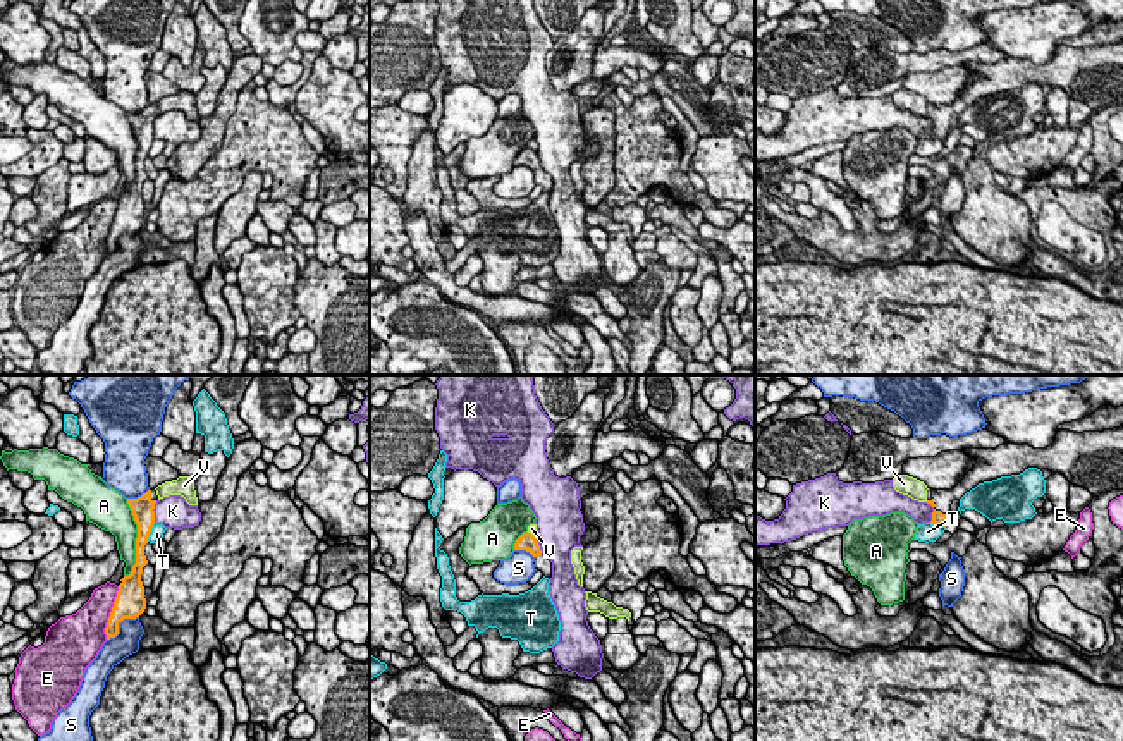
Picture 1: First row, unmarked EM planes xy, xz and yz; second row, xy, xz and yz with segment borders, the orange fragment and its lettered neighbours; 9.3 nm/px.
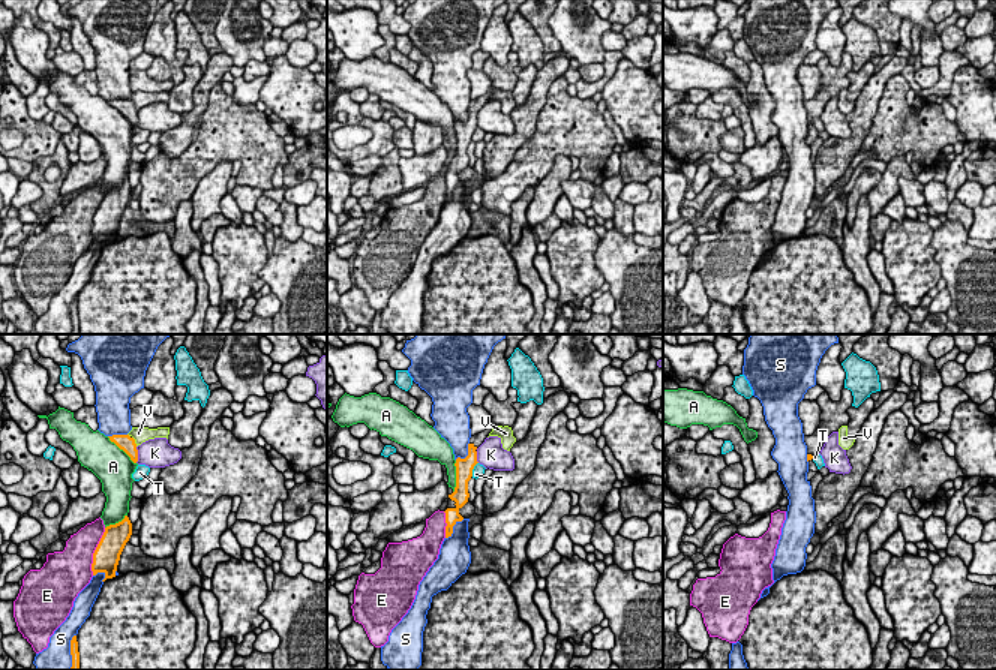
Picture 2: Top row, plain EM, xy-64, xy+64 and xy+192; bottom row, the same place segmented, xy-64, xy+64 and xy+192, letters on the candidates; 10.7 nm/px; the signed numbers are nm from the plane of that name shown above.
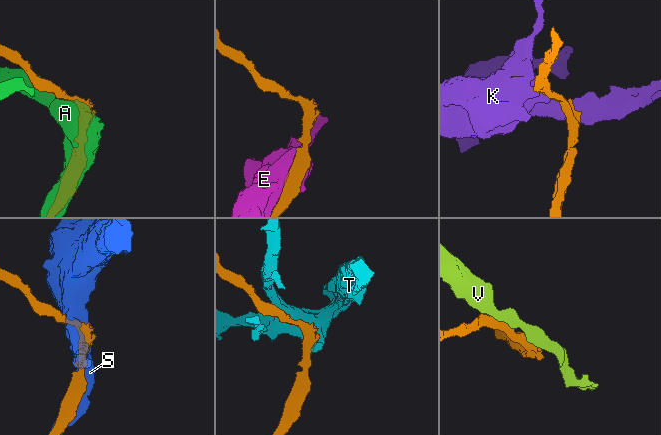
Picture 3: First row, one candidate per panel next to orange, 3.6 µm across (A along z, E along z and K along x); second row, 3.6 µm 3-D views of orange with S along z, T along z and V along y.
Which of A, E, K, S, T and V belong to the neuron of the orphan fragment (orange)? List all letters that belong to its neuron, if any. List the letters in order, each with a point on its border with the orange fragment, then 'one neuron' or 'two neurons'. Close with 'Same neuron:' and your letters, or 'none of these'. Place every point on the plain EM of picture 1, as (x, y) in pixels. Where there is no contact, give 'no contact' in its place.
A: xy (136, 153) | two neurons
E: xy (110, 227) | two neurons
K: xy (153, 126) | two neurons
S: xy (117, 239) | two neurons
T: xy (150, 146) | two neurons
V: xz (532, 150) | two neurons
Same neuron: none of these

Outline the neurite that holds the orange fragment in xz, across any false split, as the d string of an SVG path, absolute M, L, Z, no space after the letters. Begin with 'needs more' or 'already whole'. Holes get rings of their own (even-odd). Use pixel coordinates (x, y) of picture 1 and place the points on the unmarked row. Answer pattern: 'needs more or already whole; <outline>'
needs more; M523 148L516 158L514 165L526 165L535 172L535 184L542 186L545 193L552 193L552 177L542 168L537 153L531 148Z

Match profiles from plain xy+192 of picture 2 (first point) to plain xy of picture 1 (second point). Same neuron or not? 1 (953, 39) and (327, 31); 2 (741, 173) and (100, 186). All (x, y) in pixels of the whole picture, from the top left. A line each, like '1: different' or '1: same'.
1: different
2: different

